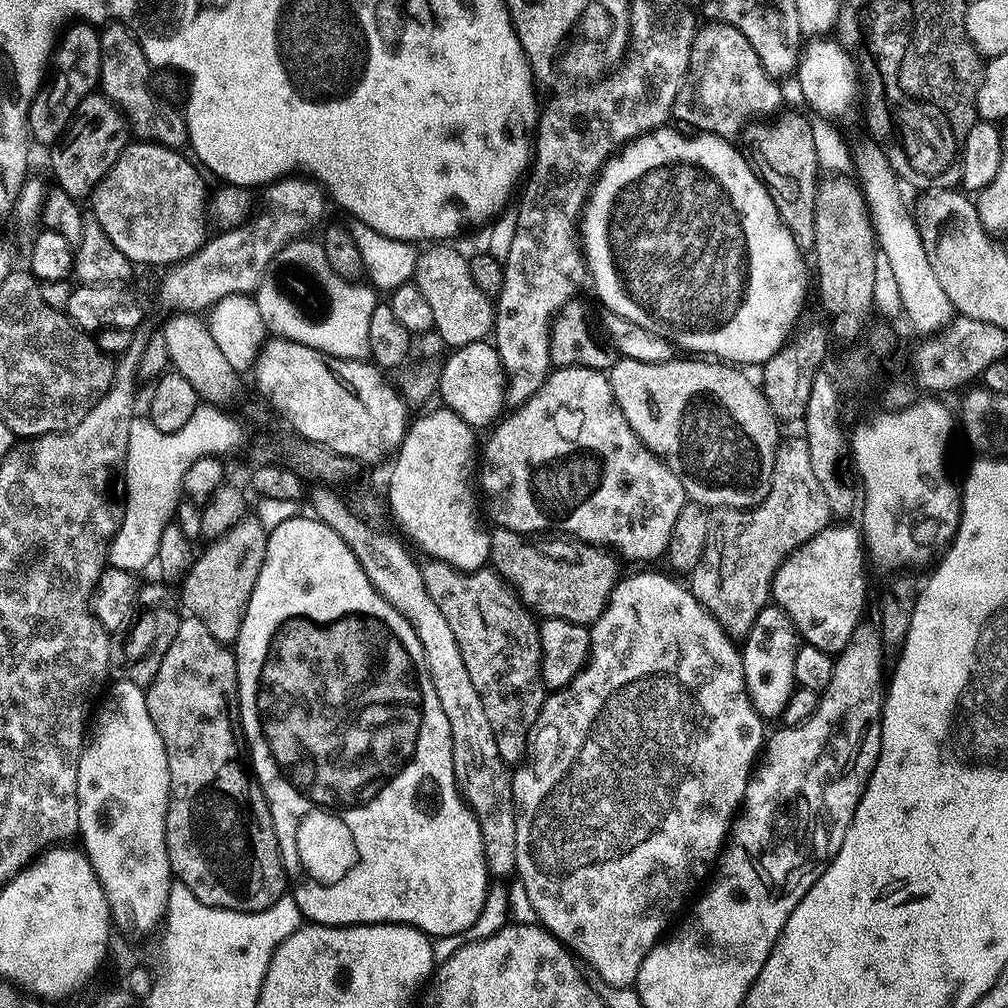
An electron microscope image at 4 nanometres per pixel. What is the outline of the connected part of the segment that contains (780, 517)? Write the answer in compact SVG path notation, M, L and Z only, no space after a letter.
M796 438L789 444L780 442L774 454L773 472L770 474L769 493L753 508L711 509L708 521L708 533L705 538L705 546L702 550L701 560L690 572L690 589L694 598L706 611L714 617L718 626L733 642L743 642L750 634L755 619L762 609L770 604L769 593L772 587L772 576L766 574L760 580L760 560L768 564L768 572L779 570L785 559L792 552L798 550L804 543L809 542L815 535L825 531L830 515L826 494L820 485L821 477L816 474L817 465L810 458L810 450L803 439Z

